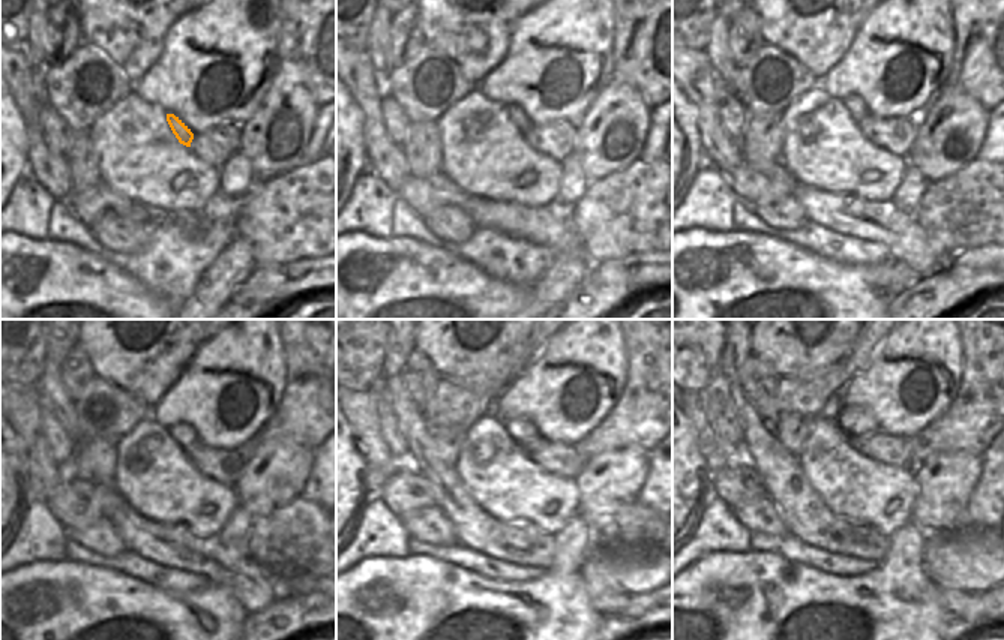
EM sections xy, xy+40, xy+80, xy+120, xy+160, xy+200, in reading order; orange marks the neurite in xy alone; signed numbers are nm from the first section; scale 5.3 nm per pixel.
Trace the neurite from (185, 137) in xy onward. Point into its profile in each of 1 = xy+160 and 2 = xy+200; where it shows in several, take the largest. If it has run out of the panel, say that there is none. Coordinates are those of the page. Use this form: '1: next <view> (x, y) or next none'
1: next xy+160 (520, 429)
2: next xy+200 (853, 420)

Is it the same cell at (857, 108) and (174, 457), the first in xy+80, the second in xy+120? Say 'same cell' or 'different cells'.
different cells

